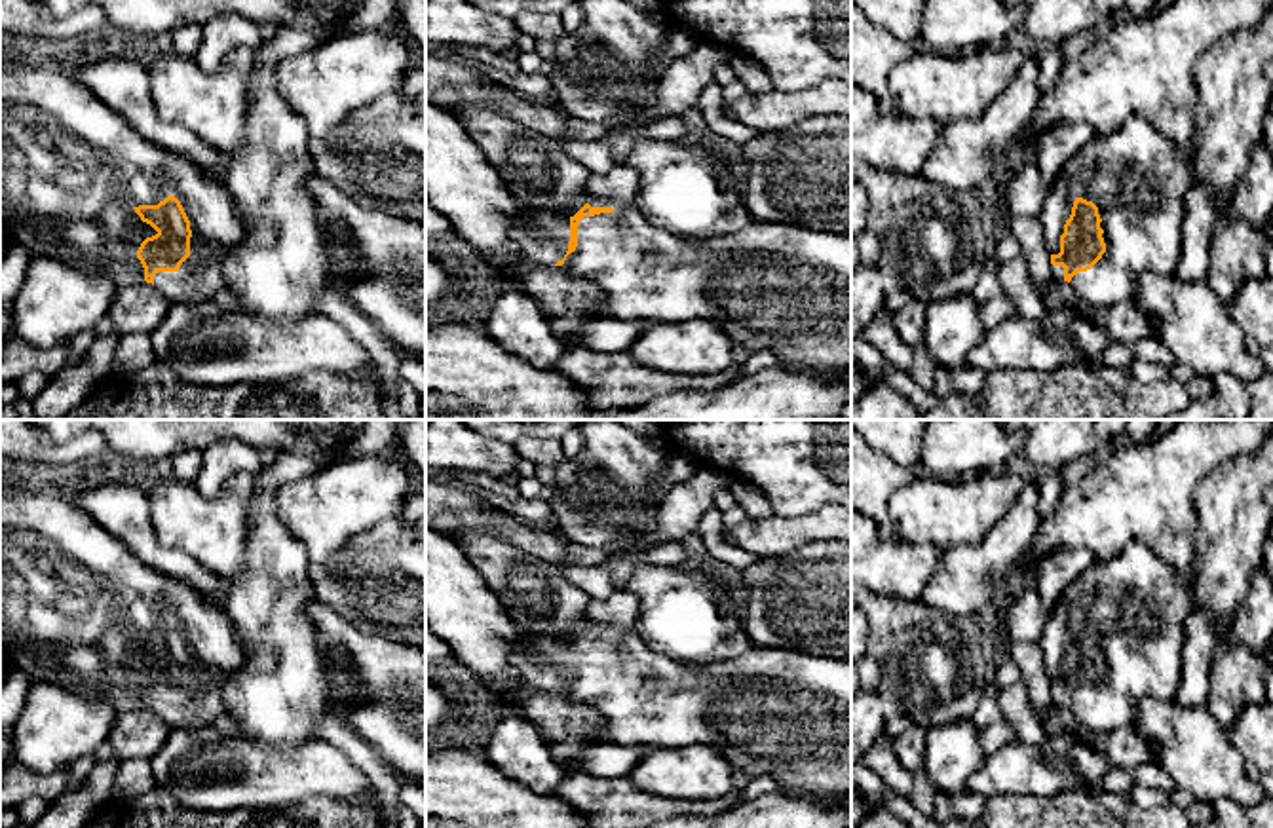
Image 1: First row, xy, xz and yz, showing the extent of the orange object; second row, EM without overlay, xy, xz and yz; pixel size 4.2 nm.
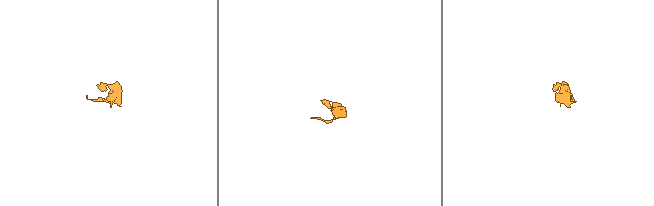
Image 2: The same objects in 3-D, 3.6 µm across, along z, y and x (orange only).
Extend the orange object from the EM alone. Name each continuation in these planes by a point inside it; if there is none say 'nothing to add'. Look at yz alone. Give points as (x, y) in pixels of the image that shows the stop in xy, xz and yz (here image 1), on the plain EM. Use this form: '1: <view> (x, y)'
1: yz (1139, 604)

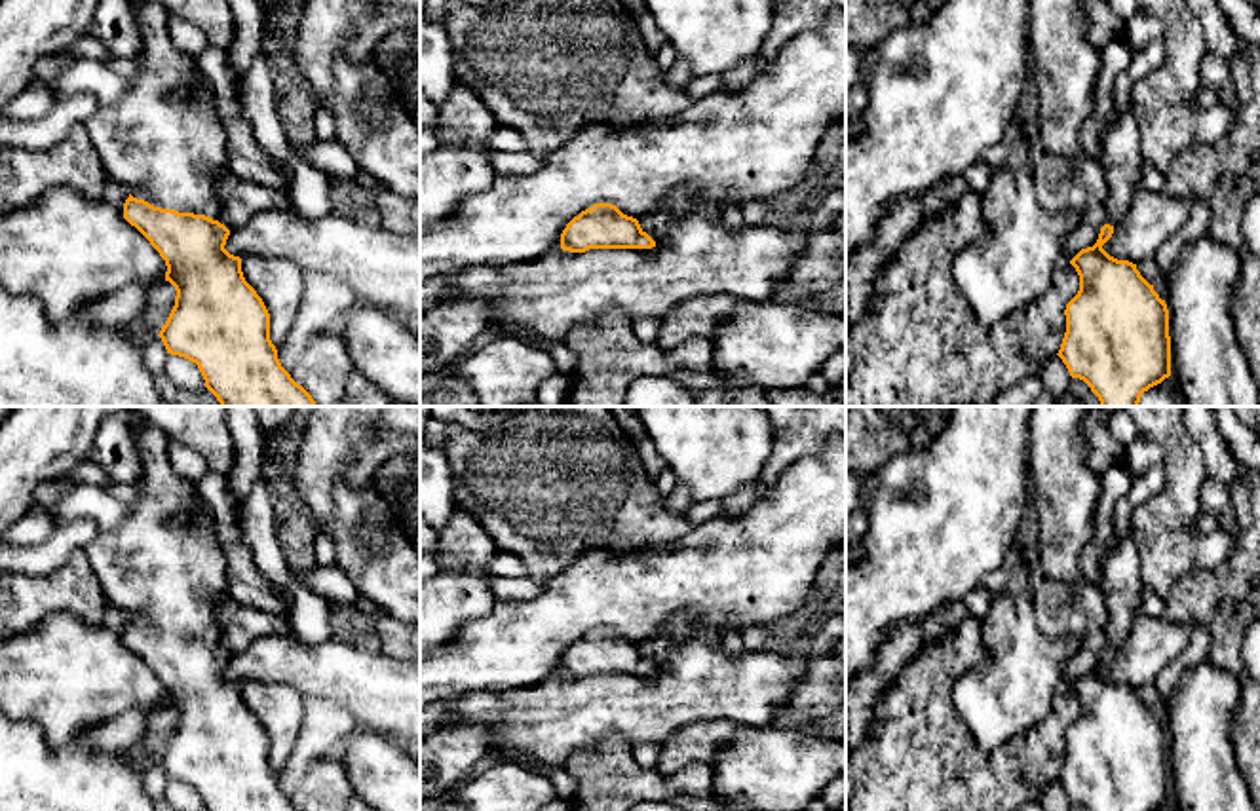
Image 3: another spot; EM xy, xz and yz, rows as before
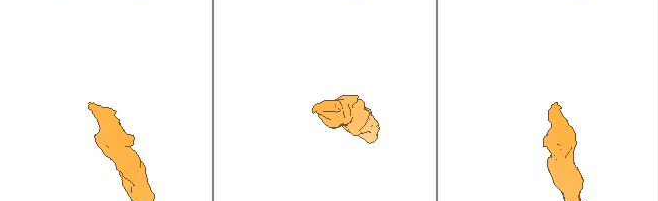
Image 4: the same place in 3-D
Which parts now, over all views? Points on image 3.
1: xy (164, 566)

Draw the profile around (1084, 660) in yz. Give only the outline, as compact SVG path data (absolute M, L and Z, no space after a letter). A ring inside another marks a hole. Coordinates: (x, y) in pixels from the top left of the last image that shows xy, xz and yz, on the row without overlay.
M1034 406L1030 414L1030 477L1036 484L1040 564L1047 579L1070 589L1085 613L1079 650L1066 659L1070 686L1098 665L1106 646L1108 608L1098 587L1079 568L1079 555L1093 538L1093 513L1102 473L1087 465L1079 431L1089 406Z

